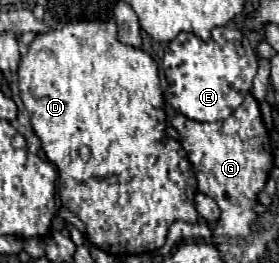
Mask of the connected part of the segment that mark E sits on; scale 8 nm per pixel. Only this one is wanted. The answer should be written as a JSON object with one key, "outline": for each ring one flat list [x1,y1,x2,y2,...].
{"outline":[[219,26,213,30,213,38,209,42,199,40,191,32,181,32,165,50,163,70,167,76,165,100,177,112,187,116,189,120,217,122,217,120,229,118,239,108,243,98,249,94,249,90,253,86,253,76,257,74,257,58,255,58,255,50,251,48,249,40,243,36,241,30,237,30,235,26]]}

